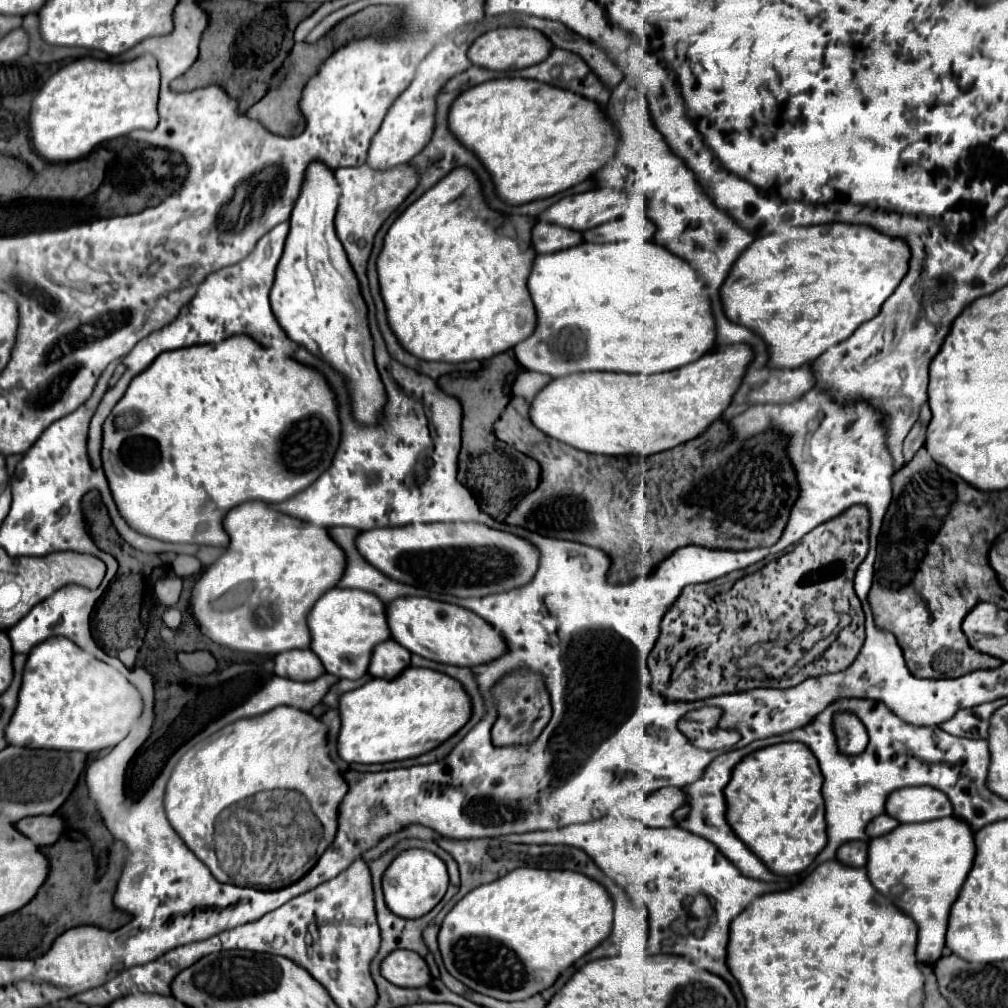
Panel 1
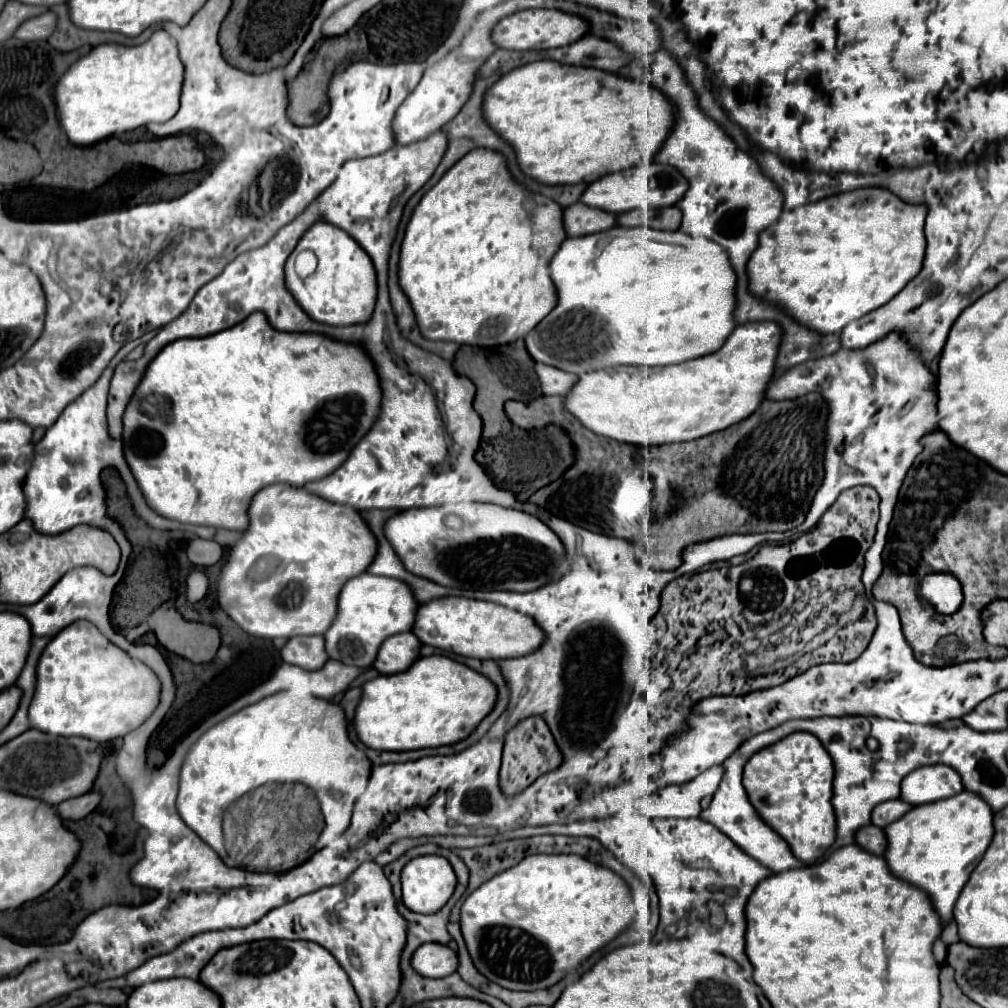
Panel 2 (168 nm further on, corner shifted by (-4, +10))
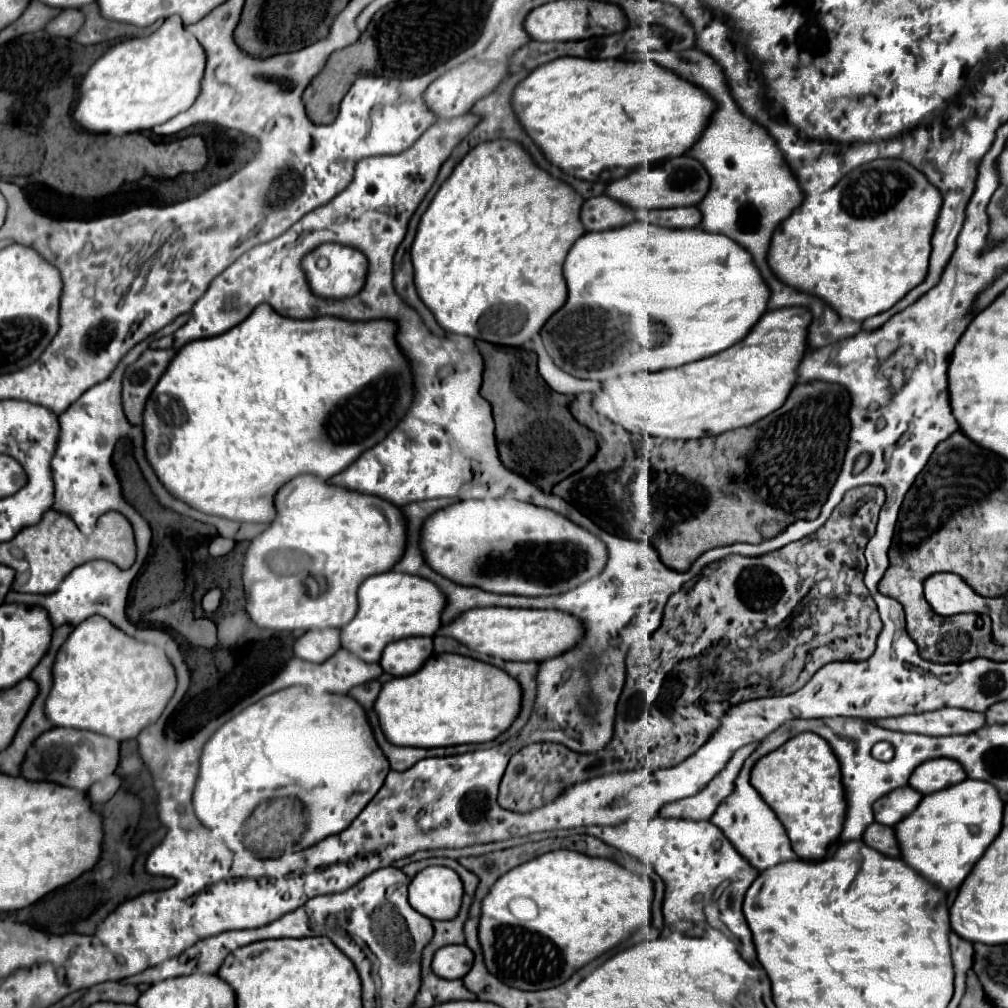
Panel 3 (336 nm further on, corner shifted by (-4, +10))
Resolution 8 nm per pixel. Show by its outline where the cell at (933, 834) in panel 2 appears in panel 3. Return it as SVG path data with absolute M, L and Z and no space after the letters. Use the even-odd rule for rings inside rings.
M965 779L959 785L925 795L921 805L895 825L899 845L903 845L903 861L937 887L945 891L957 889L991 841L999 835L1003 807L1005 803L999 791L991 783L975 779Z

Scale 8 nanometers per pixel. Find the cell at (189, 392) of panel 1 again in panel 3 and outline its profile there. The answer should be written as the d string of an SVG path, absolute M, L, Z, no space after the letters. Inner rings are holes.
M259 305L239 327L231 331L187 343L177 351L175 359L169 363L167 371L155 385L143 413L143 431L147 441L147 459L155 469L161 483L173 493L177 499L187 505L225 519L241 521L241 523L271 523L277 515L275 511L275 495L277 491L297 475L313 473L321 479L331 479L341 473L347 465L351 465L363 451L371 449L379 441L383 441L397 423L407 415L415 397L415 381L411 373L411 363L403 355L397 343L397 323L393 319L373 319L373 321L347 321L339 317L317 317L317 319L291 319L279 315L271 305Z

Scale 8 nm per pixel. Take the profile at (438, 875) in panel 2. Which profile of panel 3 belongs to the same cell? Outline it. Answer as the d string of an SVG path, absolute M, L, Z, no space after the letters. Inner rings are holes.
M427 867L409 885L409 903L431 921L455 919L461 909L463 883L453 869Z

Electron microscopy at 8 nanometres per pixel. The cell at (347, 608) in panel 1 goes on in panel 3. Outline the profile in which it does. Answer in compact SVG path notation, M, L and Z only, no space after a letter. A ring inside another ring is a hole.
M387 571L373 575L359 587L359 611L351 623L341 629L341 645L351 649L363 661L375 663L381 659L383 649L407 637L435 637L441 627L441 613L447 605L443 591L429 579Z

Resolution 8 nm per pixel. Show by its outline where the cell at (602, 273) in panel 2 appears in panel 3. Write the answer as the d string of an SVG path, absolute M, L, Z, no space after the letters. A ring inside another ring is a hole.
M633 221L625 227L607 229L607 231L599 231L599 233L585 233L583 237L579 237L565 259L565 279L567 279L567 287L569 287L569 299L545 323L545 327L541 329L539 335L543 337L545 349L557 367L561 367L565 373L569 373L573 377L595 379L595 381L605 381L605 379L617 377L625 371L637 373L637 371L661 371L661 369L681 367L683 363L699 361L699 359L711 357L719 351L725 351L731 345L735 345L737 341L741 341L751 331L751 327L767 311L769 295L771 295L769 287L765 285L765 281L761 277L761 271L753 263L753 257L741 245L737 245L733 239L729 239L721 233L707 233L701 229L669 229L669 227L651 225L645 221ZM655 329L669 329L669 333L663 339L659 339L659 337L655 337Z

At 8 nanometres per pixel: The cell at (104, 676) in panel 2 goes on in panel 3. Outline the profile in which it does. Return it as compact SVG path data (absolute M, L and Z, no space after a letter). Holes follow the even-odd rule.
M93 615L75 627L75 631L57 653L53 665L53 689L45 701L45 713L57 727L91 729L93 733L103 733L107 737L127 741L135 739L145 727L153 725L161 717L163 709L175 693L175 687L177 675L163 649L145 641L137 641L135 637L111 625L111 621L107 621L105 617Z

